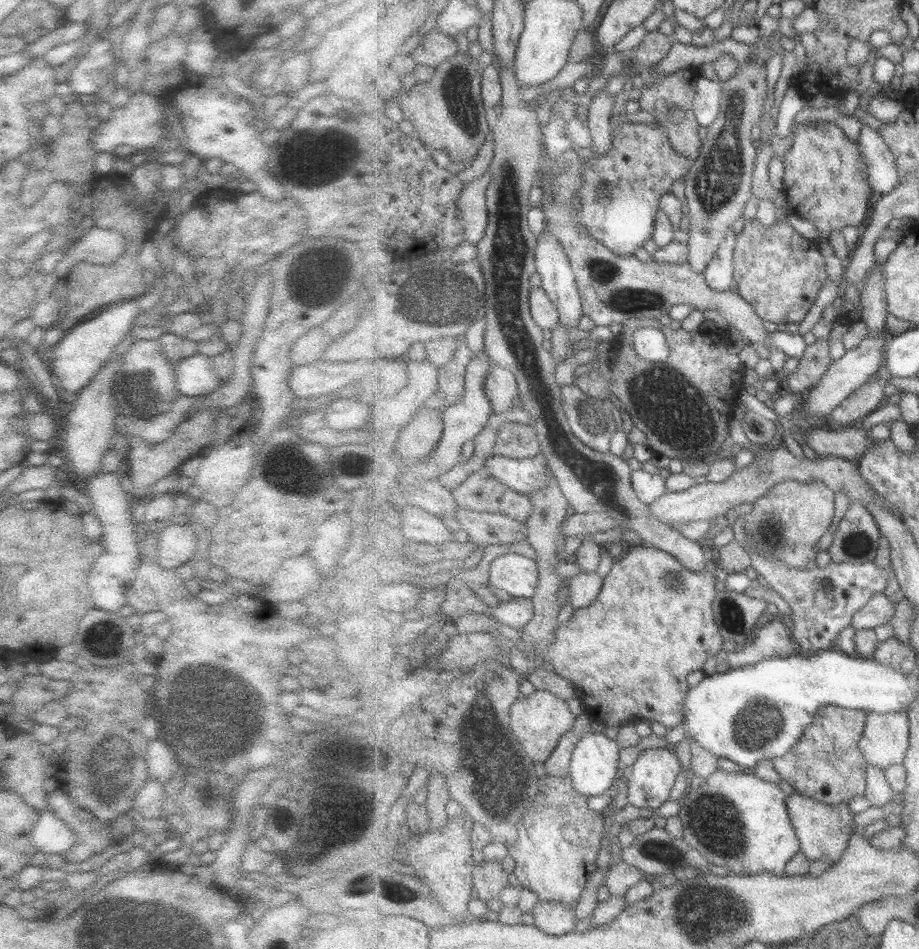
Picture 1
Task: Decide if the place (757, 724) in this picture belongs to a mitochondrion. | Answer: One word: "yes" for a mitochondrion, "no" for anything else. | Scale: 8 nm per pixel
yes

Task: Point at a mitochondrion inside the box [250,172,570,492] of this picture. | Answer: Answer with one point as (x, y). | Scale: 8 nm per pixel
(450, 295)

